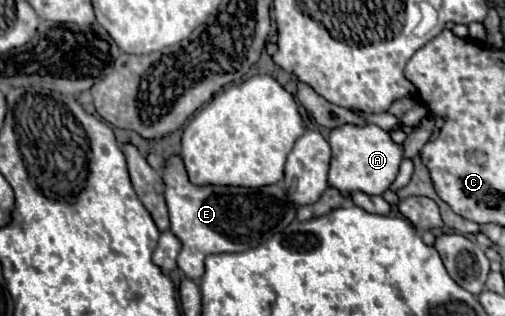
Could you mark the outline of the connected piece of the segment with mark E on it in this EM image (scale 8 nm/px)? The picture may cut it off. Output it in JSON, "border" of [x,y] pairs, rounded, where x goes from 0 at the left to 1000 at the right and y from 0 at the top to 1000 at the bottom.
{"border":[[[354,497],[323,535],[323,573],[331,585],[327,630],[339,687],[339,731],[362,769],[350,813],[350,845],[374,883],[398,883],[406,864],[406,813],[418,801],[469,801],[493,782],[513,782],[525,756],[537,756],[549,731],[560,731],[584,693],[584,649],[564,623],[560,579],[529,585],[517,598],[485,592],[386,592],[374,579],[366,528]]]}

